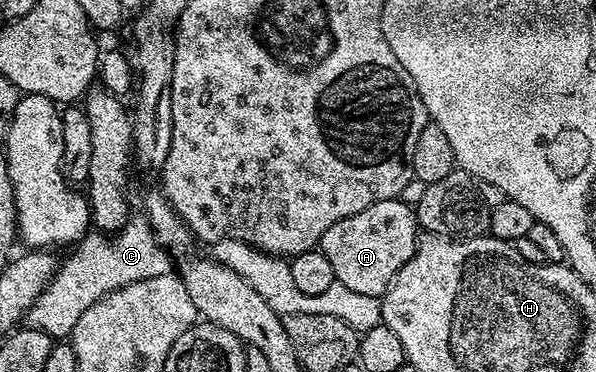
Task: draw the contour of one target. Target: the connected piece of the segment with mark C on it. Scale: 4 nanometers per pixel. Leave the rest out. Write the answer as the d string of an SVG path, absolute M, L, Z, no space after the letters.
M128 218L124 227L114 233L88 233L74 244L72 251L75 252L56 266L49 285L45 285L37 301L27 310L26 326L50 335L52 340L66 340L77 321L81 321L81 313L85 313L89 305L101 301L101 297L130 283L172 274L172 252L159 242L146 218L138 218Z

